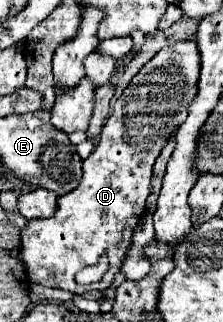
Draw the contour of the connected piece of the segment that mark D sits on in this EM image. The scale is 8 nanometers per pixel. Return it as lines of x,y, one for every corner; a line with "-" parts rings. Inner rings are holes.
178,41
154,55
130,81
130,87
124,89
120,99
114,103
112,115
108,117
106,125
102,127
98,147
94,153
84,161
84,175
72,193
58,197
56,213
48,219
32,219
26,223
26,229
22,231
22,247
20,247
20,259
24,261
26,273
32,283
40,283
44,287
56,287
66,289
72,293
86,293
86,291
106,291
114,275
120,271
122,257
128,251
132,243
132,233
136,225
140,223
142,215
146,213
146,197
150,195
150,179
152,179
152,167
156,157
160,155
160,149
166,145
168,137
182,125
186,119
186,109
194,95
198,93
198,69
200,69
200,53
194,41
-
106,255
110,259
110,269
104,273
100,283
90,285
78,285
74,275
90,265
96,265
98,259

